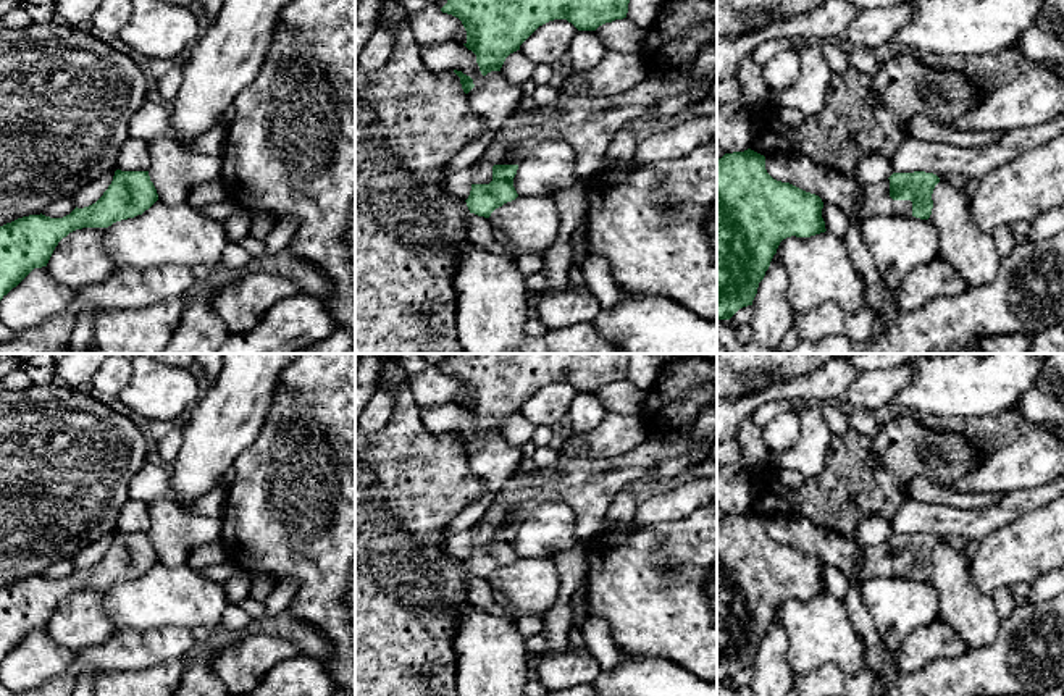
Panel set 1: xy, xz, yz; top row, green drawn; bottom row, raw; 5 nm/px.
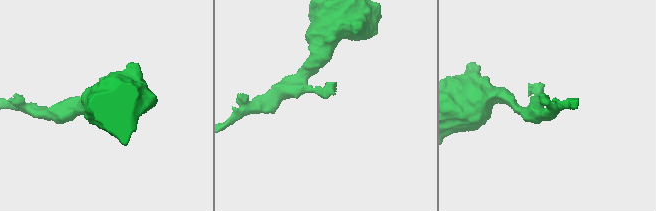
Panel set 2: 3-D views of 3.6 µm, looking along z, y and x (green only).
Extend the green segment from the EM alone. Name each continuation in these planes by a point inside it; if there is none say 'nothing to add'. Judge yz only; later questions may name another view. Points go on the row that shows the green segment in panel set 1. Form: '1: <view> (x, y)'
1: yz (875, 199)

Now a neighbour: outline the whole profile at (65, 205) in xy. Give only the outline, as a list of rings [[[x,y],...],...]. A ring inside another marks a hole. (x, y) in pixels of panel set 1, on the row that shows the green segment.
[[[63,197],[57,200],[55,203],[48,205],[42,215],[50,216],[50,218],[63,218],[69,215],[74,210],[74,202],[73,197]]]

